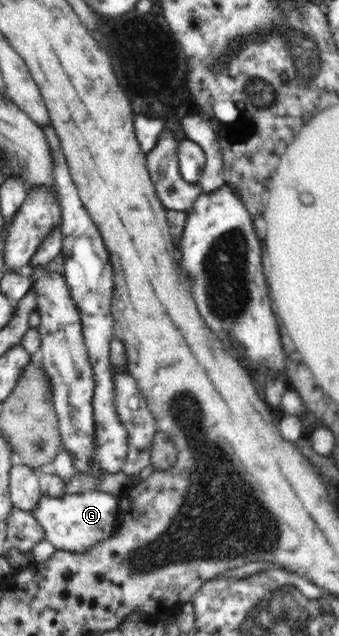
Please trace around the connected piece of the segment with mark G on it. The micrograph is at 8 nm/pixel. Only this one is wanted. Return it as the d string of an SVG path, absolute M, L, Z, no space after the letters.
M84 491L83 493L64 495L60 498L42 495L31 515L42 525L48 542L51 542L56 549L83 553L97 542L106 540L113 535L118 524L119 503L118 497L102 491Z

